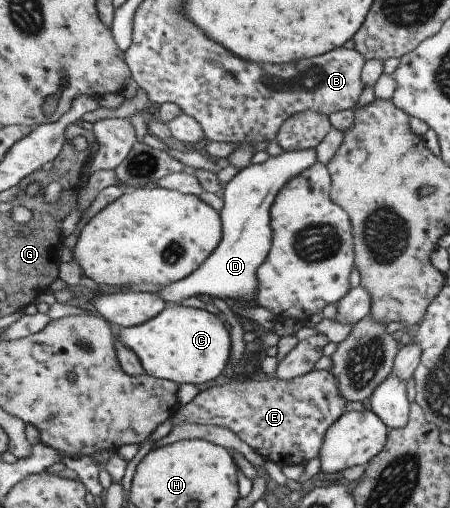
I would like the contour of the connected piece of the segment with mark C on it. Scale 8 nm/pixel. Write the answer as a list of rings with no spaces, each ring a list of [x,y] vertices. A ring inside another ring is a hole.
[[[170,303],[161,315],[143,325],[114,329],[119,341],[128,350],[132,349],[136,353],[145,371],[154,378],[171,380],[178,384],[204,385],[218,379],[230,362],[230,329],[206,309]]]

